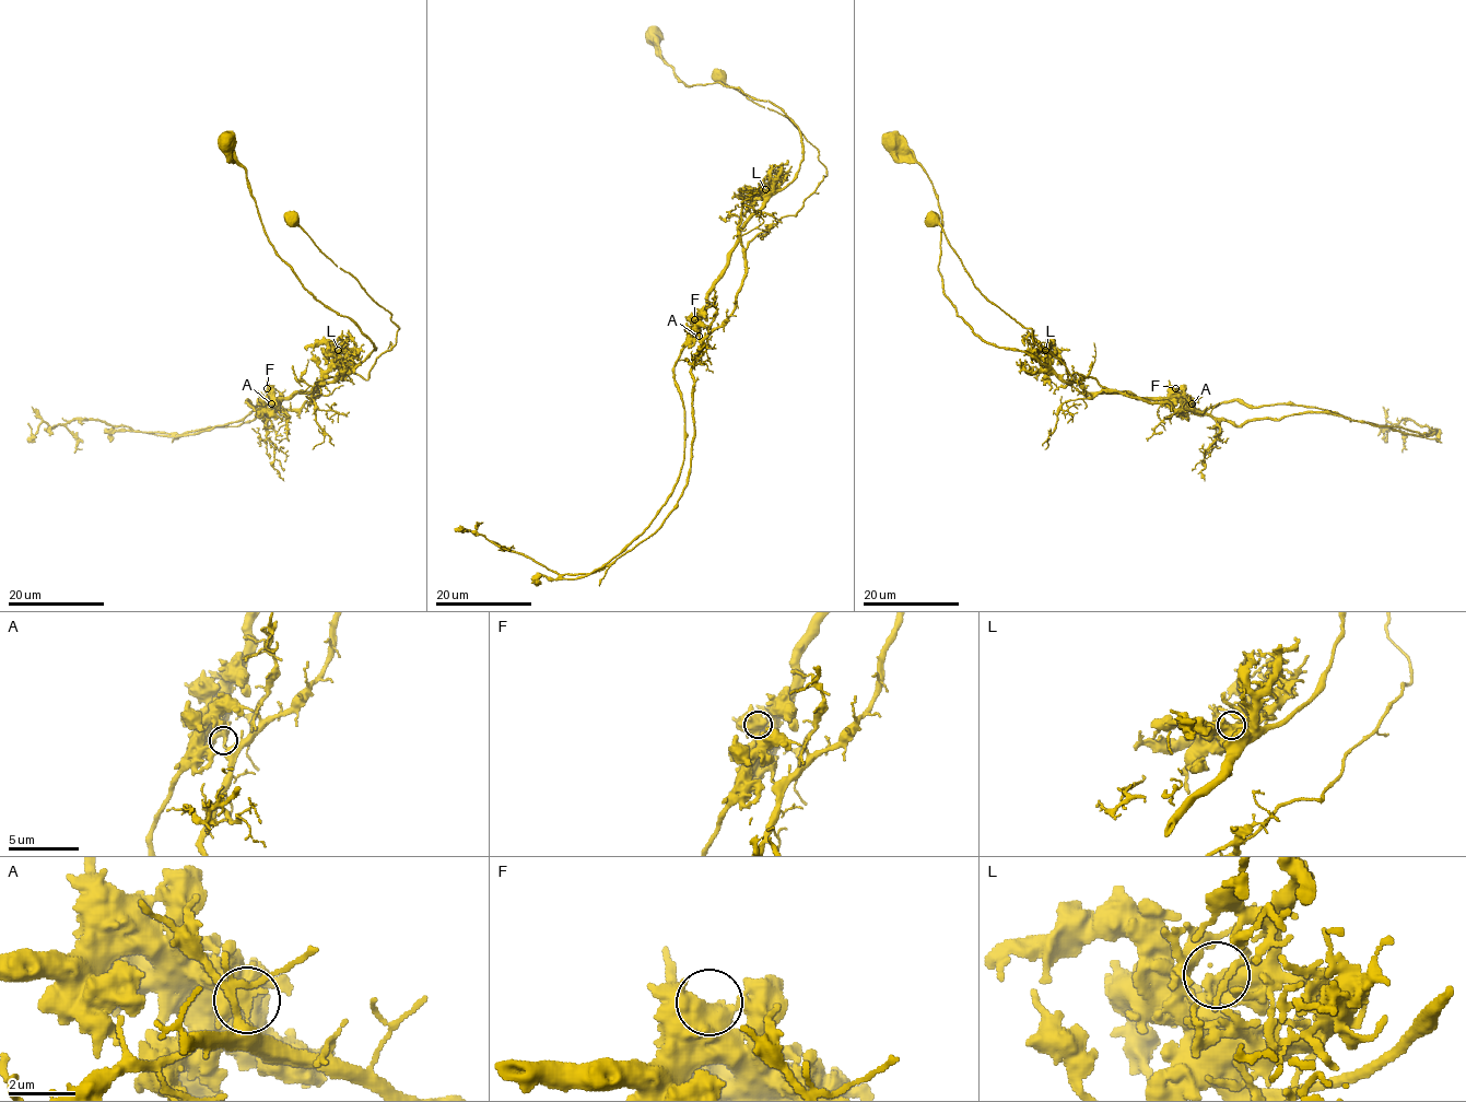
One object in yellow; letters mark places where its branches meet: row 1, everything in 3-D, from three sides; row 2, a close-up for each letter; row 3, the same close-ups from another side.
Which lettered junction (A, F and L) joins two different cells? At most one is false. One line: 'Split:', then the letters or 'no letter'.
Split: A

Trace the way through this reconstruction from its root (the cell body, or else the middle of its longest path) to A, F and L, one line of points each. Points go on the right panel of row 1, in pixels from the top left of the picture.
A: (892, 142), (933, 184), (941, 215), (943, 293), (982, 340), (1024, 351), (1088, 391), (1182, 397), (1192, 403)
F: (892, 142), (933, 184), (941, 215), (943, 293), (982, 340), (1024, 351), (1088, 391), (1168, 397), (1175, 388)
L: (892, 142), (933, 184), (941, 215), (938, 271), (957, 313), (982, 340), (1050, 366), (1045, 350)

